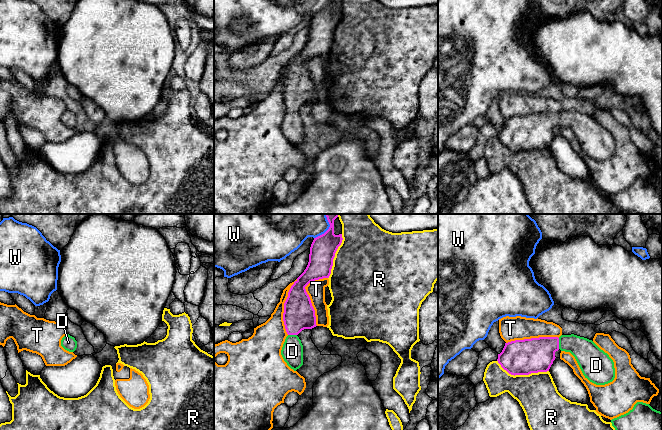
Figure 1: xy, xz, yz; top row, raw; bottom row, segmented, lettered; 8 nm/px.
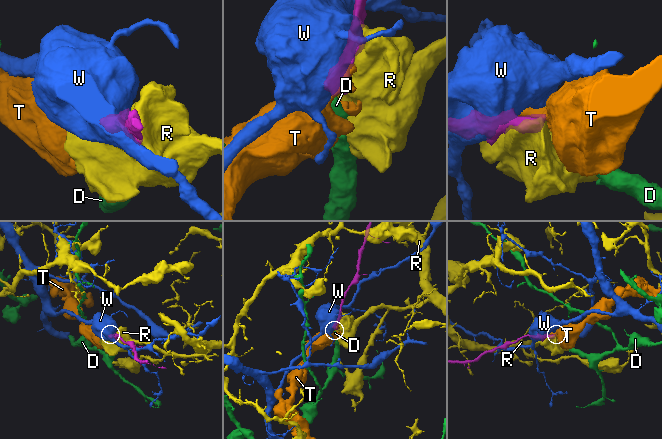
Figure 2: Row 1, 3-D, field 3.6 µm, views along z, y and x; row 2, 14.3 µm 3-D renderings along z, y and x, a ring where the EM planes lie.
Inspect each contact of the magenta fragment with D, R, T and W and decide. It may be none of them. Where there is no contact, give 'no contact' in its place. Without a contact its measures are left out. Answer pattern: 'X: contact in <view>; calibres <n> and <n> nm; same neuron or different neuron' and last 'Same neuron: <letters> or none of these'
D: contact in yz; calibres 280 and 200 nm; same neuron
R: contact in yz; calibres 280 and 320 nm; different neuron
T: contact in xz; calibres 260 and 140 nm; different neuron
W: contact in xz; calibres 200 and 380 nm; different neuron
Same neuron: D

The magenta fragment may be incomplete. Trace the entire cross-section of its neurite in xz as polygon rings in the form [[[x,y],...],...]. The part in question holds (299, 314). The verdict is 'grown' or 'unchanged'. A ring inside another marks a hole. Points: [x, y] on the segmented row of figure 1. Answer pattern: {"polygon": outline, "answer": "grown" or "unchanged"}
{"polygon": [[[326,214],[326,217],[330,227],[324,234],[314,238],[308,265],[291,286],[284,303],[283,321],[288,336],[281,355],[294,371],[303,365],[303,345],[297,335],[304,329],[317,326],[315,310],[305,287],[312,281],[329,278],[335,253],[343,240],[342,234],[334,234],[334,220],[338,214]]], "answer": "grown"}

